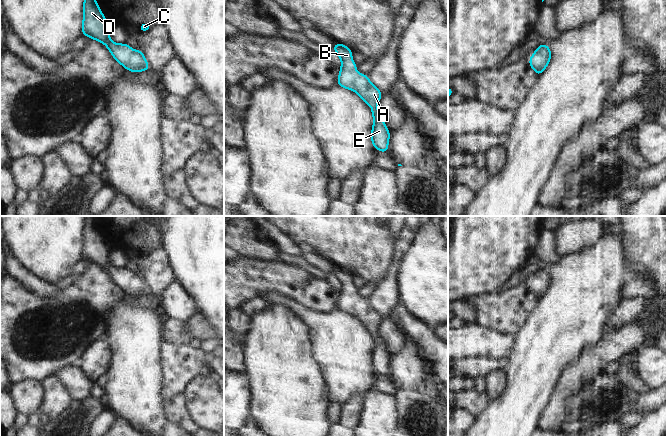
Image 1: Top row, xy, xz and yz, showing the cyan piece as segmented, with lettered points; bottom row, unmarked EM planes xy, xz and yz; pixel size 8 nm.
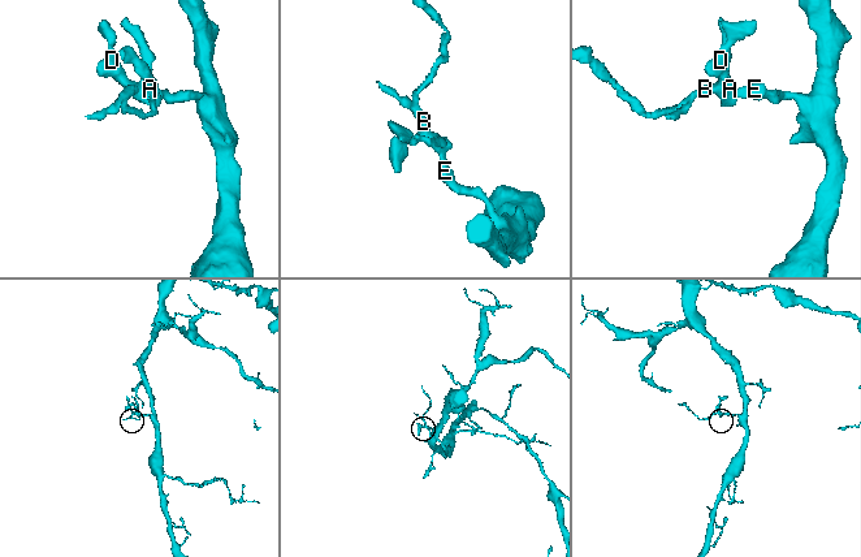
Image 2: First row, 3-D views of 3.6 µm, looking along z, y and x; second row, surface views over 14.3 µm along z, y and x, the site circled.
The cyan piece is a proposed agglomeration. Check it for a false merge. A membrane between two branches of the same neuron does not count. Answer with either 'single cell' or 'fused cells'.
single cell

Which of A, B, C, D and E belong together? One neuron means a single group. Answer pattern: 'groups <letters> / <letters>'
groups A B C D E

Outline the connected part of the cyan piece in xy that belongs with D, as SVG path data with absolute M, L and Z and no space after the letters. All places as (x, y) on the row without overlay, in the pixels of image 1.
M87 216L83 227L82 259L106 269L114 283L130 296L151 294L142 275L134 275L127 267L116 268L109 262L111 250L101 236L94 218Z

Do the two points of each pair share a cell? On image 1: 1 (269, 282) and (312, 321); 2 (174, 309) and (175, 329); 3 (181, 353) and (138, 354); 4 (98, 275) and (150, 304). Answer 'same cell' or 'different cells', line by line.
1: different cells
2: different cells
3: different cells
4: same cell

